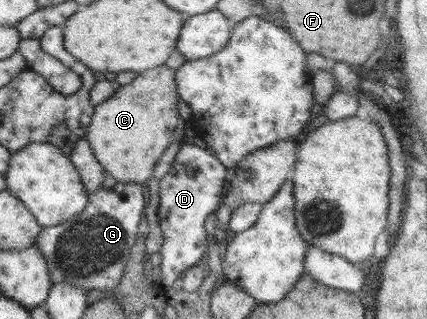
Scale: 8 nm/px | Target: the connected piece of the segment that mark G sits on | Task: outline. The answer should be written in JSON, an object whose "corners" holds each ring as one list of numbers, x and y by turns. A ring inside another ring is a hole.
{"corners":[[117,182,115,186,111,188,101,187,97,191,93,193,88,192,88,202,87,207,77,215,74,215,73,218,68,220,67,222,63,222,58,226,44,227,37,236,35,246,39,248,39,251,44,255,48,265,49,277,52,285,57,283,70,283,75,287,82,287,83,289,87,289,87,291,96,289,97,291,103,291,107,294,114,292,115,288,120,284,120,279,122,278,124,268,126,267,126,261,130,258,129,253,131,253,131,247,135,243,135,239,137,239,137,226,143,220,143,211,145,210,145,196,143,194,143,190,141,184,137,183,121,183]]}

